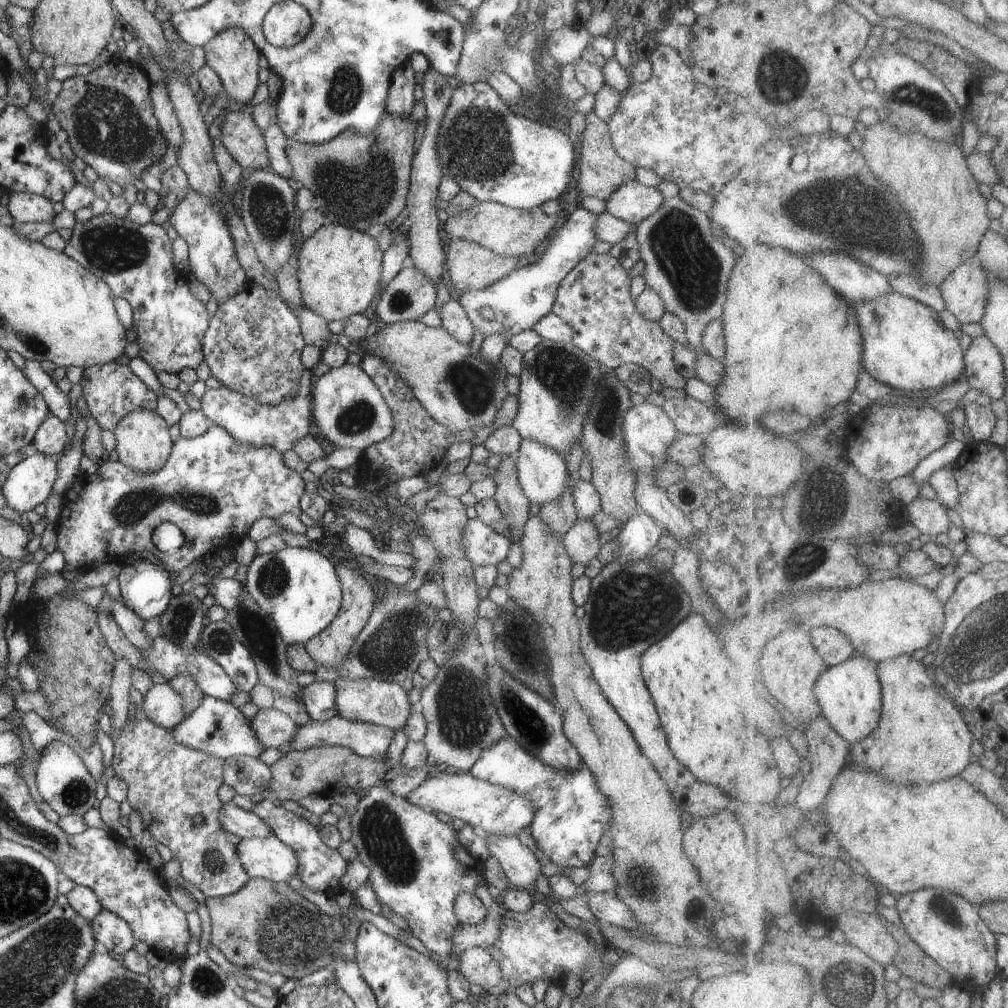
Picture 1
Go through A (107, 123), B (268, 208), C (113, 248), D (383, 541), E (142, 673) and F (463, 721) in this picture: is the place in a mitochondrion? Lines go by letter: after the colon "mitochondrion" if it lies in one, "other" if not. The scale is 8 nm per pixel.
A: mitochondrion
B: mitochondrion
C: mitochondrion
D: other
E: other
F: mitochondrion

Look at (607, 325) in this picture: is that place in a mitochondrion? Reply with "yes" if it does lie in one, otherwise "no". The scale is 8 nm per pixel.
no

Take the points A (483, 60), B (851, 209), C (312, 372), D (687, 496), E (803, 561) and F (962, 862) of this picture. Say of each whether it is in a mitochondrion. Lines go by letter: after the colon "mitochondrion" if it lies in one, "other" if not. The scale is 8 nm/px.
A: mitochondrion
B: mitochondrion
C: other
D: other
E: mitochondrion
F: other

